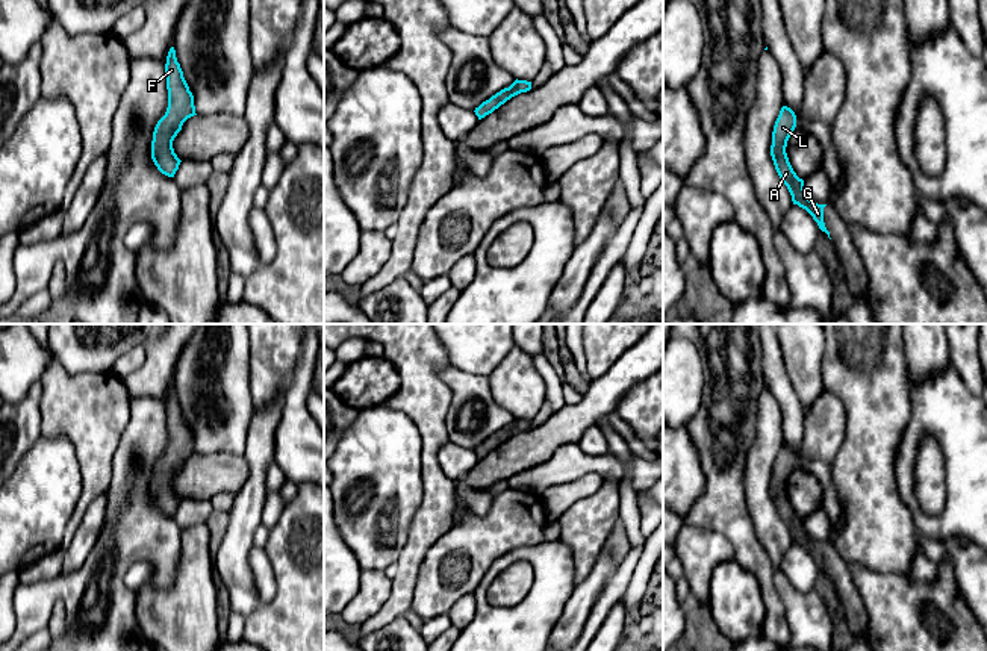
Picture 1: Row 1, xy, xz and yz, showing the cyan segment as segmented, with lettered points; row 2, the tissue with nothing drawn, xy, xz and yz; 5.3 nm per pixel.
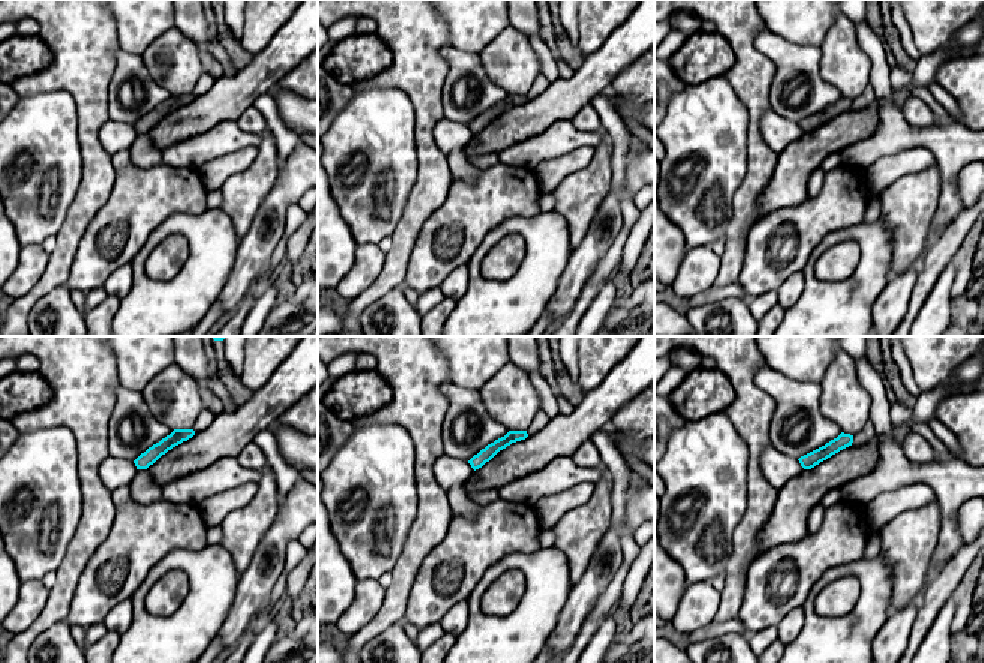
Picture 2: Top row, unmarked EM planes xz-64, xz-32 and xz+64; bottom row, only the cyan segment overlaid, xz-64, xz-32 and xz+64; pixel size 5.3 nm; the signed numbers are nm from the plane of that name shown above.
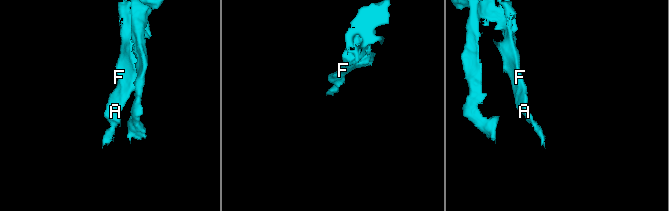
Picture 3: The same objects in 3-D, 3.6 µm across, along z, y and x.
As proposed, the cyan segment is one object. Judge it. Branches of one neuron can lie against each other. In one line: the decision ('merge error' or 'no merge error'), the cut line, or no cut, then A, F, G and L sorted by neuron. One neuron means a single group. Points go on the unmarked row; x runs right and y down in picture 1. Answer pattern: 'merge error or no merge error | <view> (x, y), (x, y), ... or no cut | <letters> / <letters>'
no merge error | no cut | A F G L

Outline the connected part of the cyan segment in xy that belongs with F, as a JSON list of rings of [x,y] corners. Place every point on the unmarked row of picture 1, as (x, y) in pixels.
[[[171,386],[168,391],[165,413],[168,447],[165,454],[157,460],[153,471],[151,498],[162,513],[174,516],[182,500],[174,492],[173,480],[182,469],[183,462],[188,457],[197,454],[194,435],[183,416],[183,410],[177,401],[174,386]]]

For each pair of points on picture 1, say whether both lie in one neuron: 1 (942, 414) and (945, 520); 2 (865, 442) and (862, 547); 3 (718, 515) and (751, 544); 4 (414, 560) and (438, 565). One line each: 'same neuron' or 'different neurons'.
1: same neuron
2: same neuron
3: same neuron
4: different neurons

